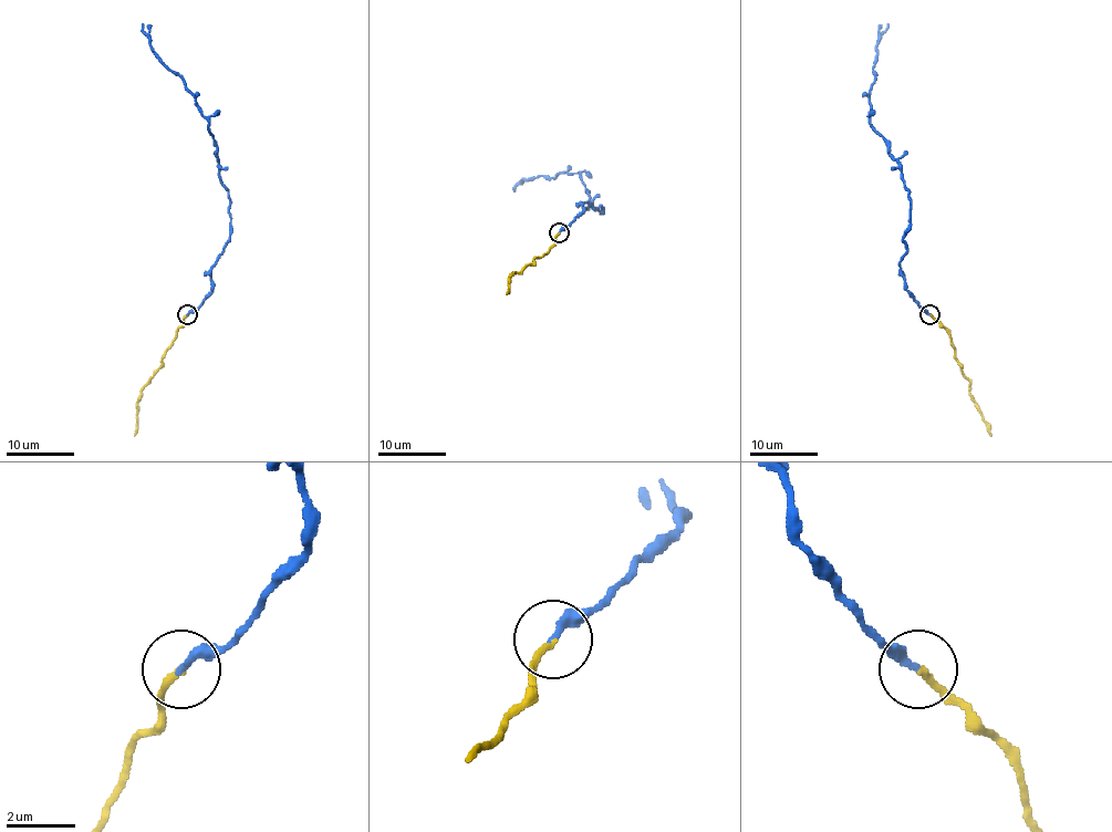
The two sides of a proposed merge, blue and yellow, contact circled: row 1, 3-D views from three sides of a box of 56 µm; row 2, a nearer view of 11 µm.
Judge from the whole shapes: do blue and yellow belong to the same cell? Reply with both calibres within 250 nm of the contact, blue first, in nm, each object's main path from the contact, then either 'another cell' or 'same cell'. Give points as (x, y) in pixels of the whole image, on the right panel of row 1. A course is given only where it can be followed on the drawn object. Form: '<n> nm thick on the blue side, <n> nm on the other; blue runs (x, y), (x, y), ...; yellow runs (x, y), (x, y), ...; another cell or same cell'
240 nm thick on the blue side, 190 nm on the other; blue runs (931, 314), (906, 290), (900, 264), (910, 224), (901, 166), (871, 122), (872, 66), (887, 24); yellow runs (931, 314), (951, 338), (954, 353), (969, 382), (975, 406), (991, 435); same cell

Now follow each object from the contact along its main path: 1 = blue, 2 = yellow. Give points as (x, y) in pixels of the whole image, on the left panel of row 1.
1: (187, 314), (210, 290), (212, 264), (229, 239), (229, 196), (209, 122), (195, 96), (151, 47), (143, 24)
2: (187, 314), (159, 368), (141, 391), (134, 435)

